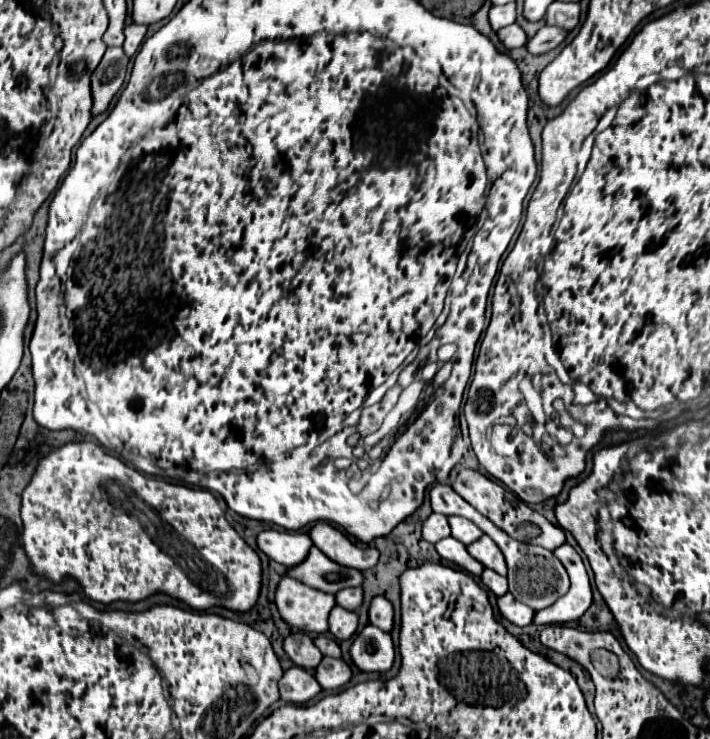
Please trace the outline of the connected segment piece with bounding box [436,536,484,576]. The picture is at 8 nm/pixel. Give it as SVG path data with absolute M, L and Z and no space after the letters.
M452 536L440 540L440 542L436 544L436 550L438 550L438 554L440 554L444 560L448 560L448 562L452 562L454 566L470 572L472 576L480 576L480 574L484 572L484 566L482 566L478 560L474 560L474 558L468 554L466 546L464 546L462 542L458 542L456 538L452 538Z

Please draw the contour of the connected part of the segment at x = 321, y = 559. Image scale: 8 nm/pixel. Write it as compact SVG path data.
M312 546L308 558L300 566L290 568L288 574L296 574L304 584L332 594L350 586L362 586L364 582L362 570L336 564L324 552L316 550L316 546Z

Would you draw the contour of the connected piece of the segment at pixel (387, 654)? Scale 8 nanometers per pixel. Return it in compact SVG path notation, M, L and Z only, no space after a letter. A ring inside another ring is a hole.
M368 624L350 648L354 664L364 672L386 672L394 664L394 642L388 632Z

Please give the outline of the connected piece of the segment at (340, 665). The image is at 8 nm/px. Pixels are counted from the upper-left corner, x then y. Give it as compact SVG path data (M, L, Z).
M324 658L320 662L320 666L316 668L314 676L316 676L316 680L320 682L320 686L324 690L338 690L338 688L342 688L350 680L352 670L340 658Z

